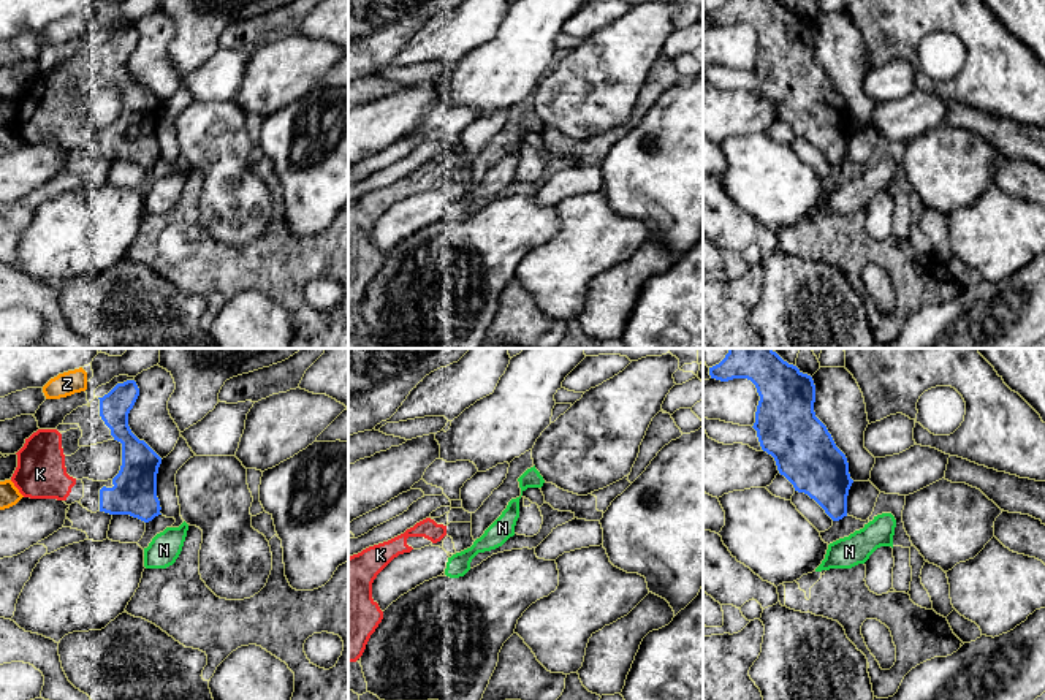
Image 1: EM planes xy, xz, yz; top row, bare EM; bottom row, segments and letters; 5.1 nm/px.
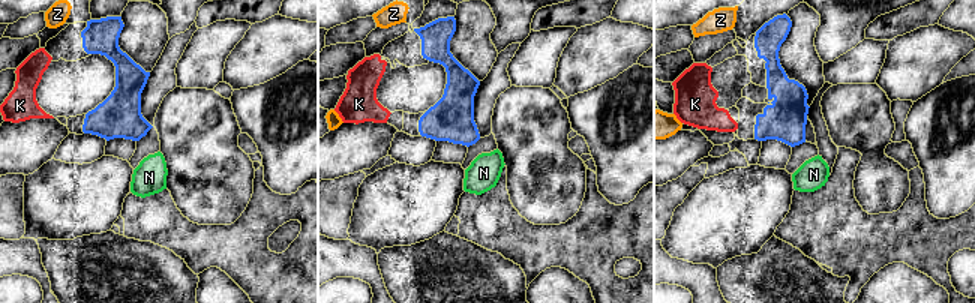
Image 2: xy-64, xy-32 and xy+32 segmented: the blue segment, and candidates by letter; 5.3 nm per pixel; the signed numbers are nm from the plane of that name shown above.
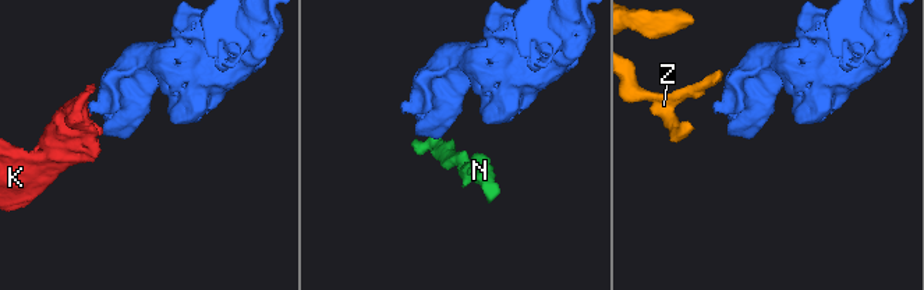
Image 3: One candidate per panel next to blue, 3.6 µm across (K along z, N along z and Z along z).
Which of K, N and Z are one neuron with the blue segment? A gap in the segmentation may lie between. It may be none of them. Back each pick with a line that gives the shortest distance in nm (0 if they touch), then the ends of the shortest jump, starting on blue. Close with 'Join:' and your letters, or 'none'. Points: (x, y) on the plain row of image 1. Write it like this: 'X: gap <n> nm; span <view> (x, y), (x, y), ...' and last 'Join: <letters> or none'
K: gap 130 nm; span xy (100, 135), (75, 129)
Join: K

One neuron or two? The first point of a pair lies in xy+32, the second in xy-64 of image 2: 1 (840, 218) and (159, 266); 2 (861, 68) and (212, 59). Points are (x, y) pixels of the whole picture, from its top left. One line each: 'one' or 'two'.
1: two
2: one

